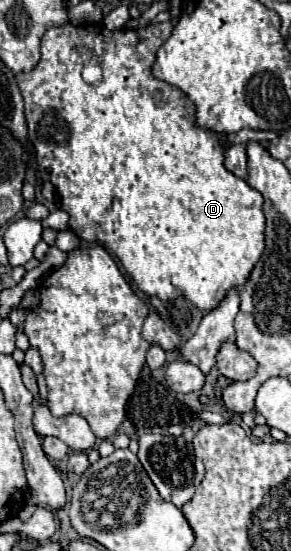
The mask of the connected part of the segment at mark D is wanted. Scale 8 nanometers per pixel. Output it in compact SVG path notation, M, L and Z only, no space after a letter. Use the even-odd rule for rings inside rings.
M178 17L166 21L166 23L152 23L144 29L122 29L122 31L108 31L102 23L96 25L64 25L64 27L52 27L42 37L42 59L40 63L28 71L18 73L16 81L24 99L24 115L26 115L26 127L28 127L28 139L32 141L36 149L36 161L43 181L49 181L54 185L62 209L70 215L70 229L84 241L102 245L110 249L128 275L132 277L134 285L146 293L154 295L162 301L170 301L176 297L186 297L194 307L202 311L212 311L218 307L218 303L226 297L226 293L236 287L240 289L246 279L250 277L250 271L258 263L262 251L264 251L264 211L262 211L262 195L252 189L244 179L232 175L224 167L224 147L218 143L212 131L202 129L196 125L196 107L194 103L176 87L154 79L152 65L156 59L158 47L170 37L170 31L174 29L174 23Z

